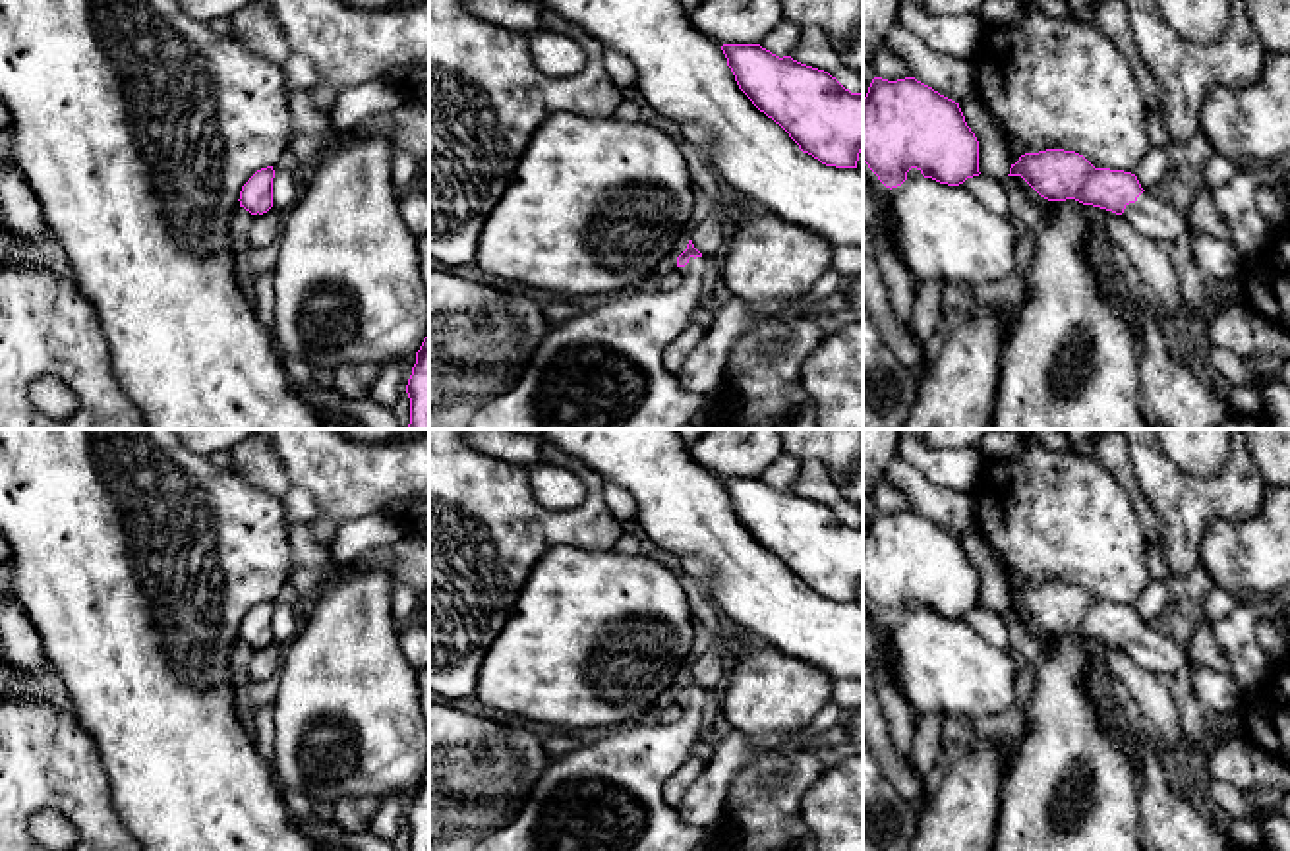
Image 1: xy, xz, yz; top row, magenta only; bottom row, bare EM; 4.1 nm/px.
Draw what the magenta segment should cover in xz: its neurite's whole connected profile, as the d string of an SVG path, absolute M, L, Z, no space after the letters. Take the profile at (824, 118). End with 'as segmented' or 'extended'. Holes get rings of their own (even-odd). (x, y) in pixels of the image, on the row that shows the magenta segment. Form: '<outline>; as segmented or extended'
M723 44L727 66L752 104L779 124L803 153L826 166L857 168L863 151L863 93L851 93L828 72L776 56L760 44Z; as segmented

